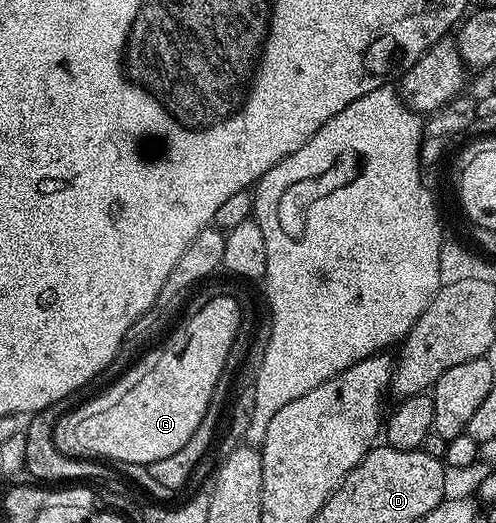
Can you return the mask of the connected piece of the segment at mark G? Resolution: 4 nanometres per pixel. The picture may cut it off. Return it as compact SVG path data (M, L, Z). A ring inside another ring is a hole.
M217 295L209 299L182 327L173 331L173 336L154 353L150 359L145 359L141 367L134 369L130 375L125 375L121 383L113 387L106 395L93 399L89 408L78 405L68 416L69 443L78 452L101 461L114 459L117 465L122 463L144 463L163 461L163 457L171 457L178 449L183 449L184 443L191 438L191 433L199 429L204 414L211 404L215 385L226 364L227 353L235 349L233 343L237 339L237 330L241 327L241 307L229 295Z

